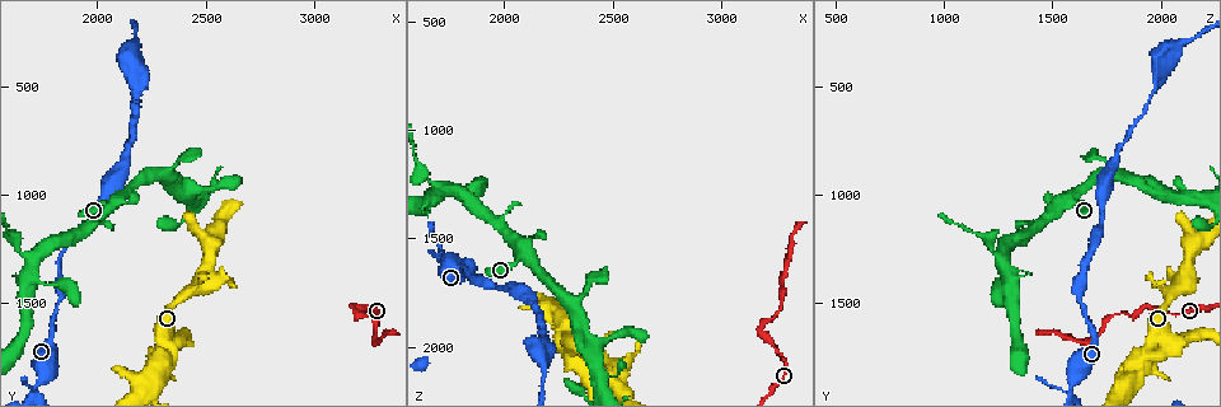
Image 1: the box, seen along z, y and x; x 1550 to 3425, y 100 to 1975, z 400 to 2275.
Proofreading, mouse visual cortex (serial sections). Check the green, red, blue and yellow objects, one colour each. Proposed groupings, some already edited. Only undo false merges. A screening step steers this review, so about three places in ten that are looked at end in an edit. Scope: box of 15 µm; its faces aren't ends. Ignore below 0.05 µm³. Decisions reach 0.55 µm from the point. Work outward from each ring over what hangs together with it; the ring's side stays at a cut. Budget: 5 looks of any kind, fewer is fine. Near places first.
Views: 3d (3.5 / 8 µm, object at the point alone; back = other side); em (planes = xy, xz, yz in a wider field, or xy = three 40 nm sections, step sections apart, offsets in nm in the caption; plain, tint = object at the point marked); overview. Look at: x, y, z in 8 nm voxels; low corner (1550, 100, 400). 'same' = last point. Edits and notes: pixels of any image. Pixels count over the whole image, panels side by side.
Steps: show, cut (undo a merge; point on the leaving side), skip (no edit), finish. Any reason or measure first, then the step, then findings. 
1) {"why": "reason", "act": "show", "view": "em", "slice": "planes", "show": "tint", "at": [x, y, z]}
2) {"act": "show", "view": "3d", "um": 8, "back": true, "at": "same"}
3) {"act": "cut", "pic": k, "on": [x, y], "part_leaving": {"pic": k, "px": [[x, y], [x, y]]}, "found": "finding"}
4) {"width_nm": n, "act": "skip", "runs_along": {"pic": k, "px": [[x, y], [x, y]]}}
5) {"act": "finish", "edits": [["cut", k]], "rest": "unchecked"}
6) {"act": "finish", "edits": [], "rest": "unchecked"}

{"why": "abrupt turn", "act": "show", "view": "3d", "um": 3.5, "at": [3180, 1510, 1930]}

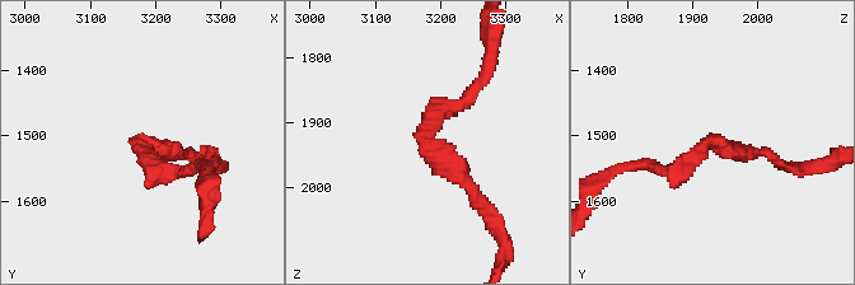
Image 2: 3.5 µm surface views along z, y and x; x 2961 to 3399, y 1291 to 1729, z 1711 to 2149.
{"arm_widths_nm": [150, 200], "act": "show", "view": "em", "slice": "planes", "show": "tint", "at": [3185, 1510, 1920]}

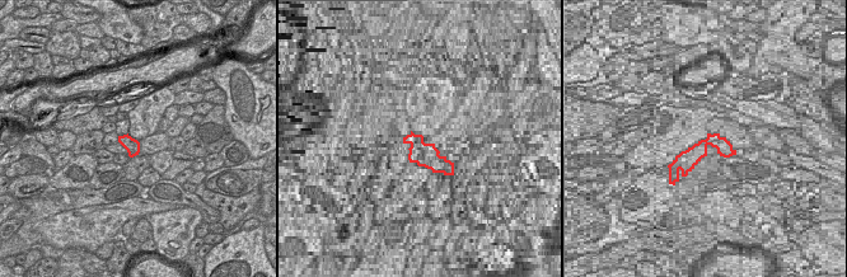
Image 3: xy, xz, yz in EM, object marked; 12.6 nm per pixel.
{"act": "show", "view": "em", "slice": "xy", "step": 5, "show": "tint", "at": "same"}

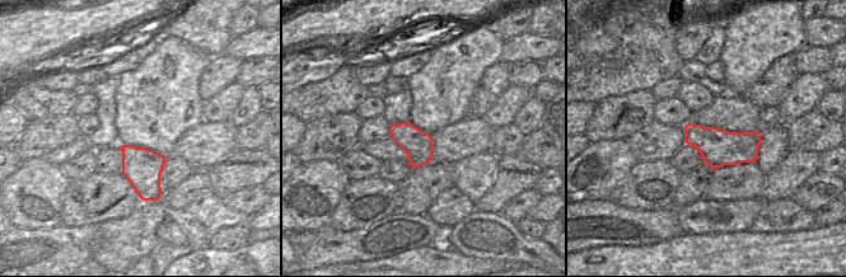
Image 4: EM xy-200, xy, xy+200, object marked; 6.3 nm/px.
{"act": "skip", "runs_along": {"pic": 2, "px": [[772, 159], [708, 144], [678, 172], [655, 167]]}, "found": "continuous, no second cell"}

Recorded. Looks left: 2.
{"why": "sharp bend", "act": "show", "view": "3d", "um": 3.5, "at": [2310, 1670, 2050]}

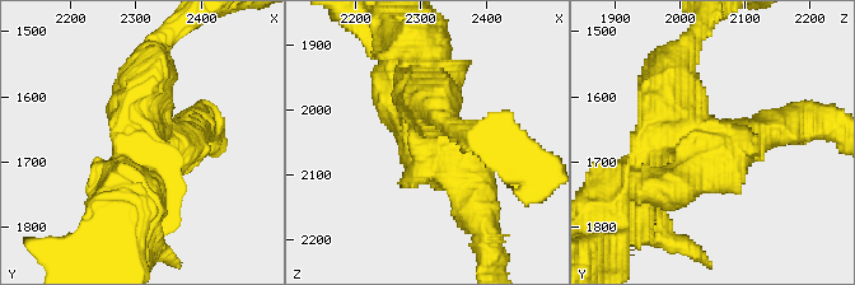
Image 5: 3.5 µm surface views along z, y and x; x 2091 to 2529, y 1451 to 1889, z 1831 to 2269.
{"why": "need the tissue", "act": "show", "view": "em", "slice": "xy", "step": 1, "show": "tint", "at": [2305, 1675, 2040]}

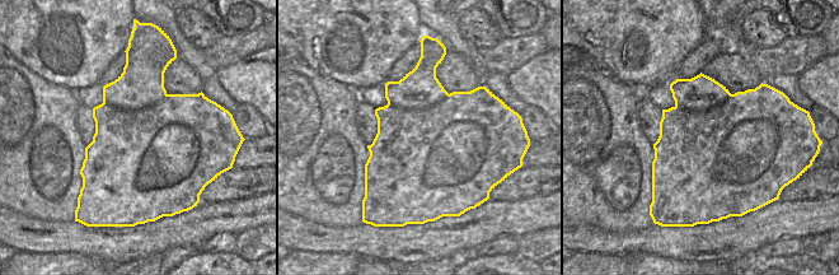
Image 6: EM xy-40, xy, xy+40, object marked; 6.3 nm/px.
{"act": "cut", "pic": 5, "on": [696, 182], "found": "a second cell is stuck on"}

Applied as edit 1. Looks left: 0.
{"act": "finish", "edits": [["cut", 5]], "rest": "unchecked"}

